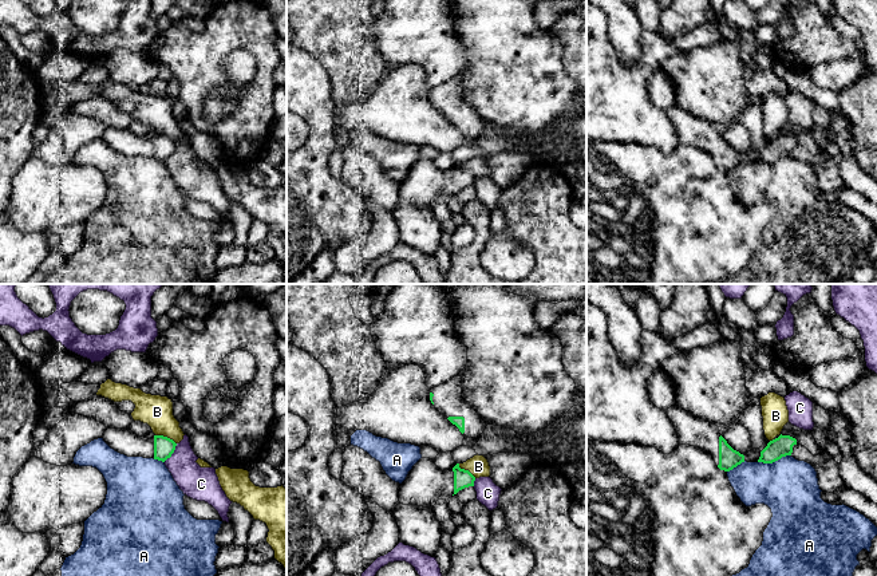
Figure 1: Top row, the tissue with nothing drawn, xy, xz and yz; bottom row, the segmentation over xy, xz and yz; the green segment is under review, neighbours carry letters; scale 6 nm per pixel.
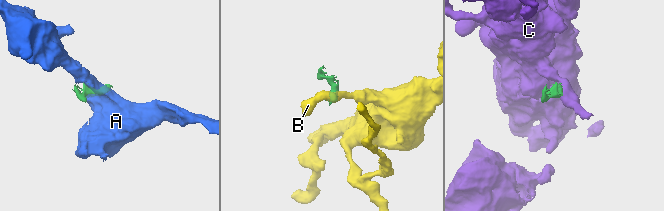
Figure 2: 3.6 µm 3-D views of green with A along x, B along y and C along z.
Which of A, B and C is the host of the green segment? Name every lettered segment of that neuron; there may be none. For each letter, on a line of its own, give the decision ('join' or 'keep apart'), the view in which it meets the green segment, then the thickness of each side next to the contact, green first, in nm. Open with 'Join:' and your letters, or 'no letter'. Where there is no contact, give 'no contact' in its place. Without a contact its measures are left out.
Join: no letter
A: keep apart; contact in yz; calibres 120 and 340 nm
B: keep apart; contact in xy; calibres 120 and 190 nm
C: keep apart; contact in xy; calibres 120 and 200 nm

